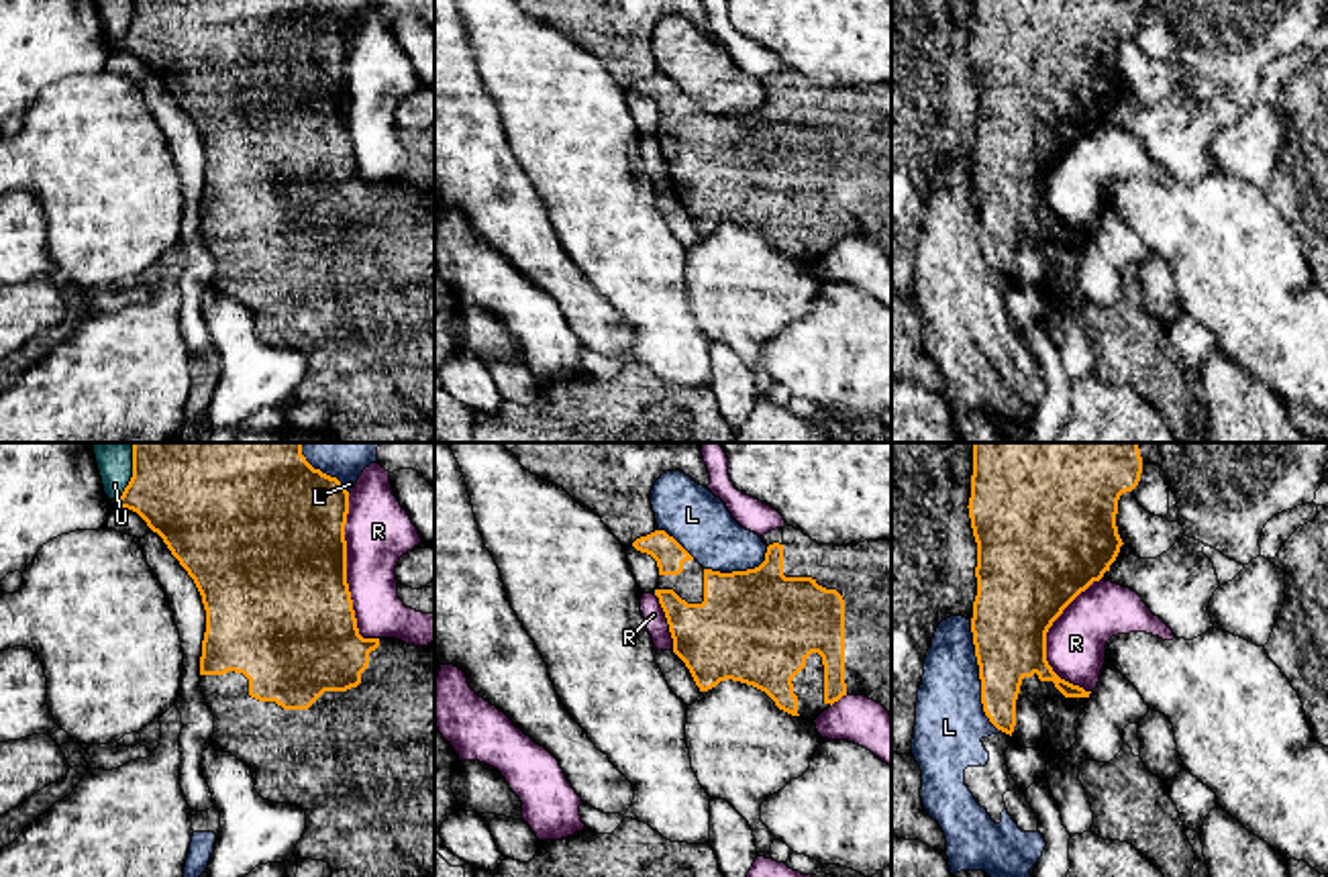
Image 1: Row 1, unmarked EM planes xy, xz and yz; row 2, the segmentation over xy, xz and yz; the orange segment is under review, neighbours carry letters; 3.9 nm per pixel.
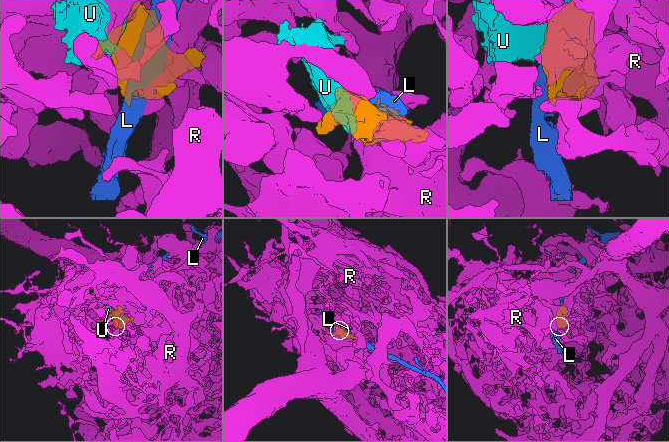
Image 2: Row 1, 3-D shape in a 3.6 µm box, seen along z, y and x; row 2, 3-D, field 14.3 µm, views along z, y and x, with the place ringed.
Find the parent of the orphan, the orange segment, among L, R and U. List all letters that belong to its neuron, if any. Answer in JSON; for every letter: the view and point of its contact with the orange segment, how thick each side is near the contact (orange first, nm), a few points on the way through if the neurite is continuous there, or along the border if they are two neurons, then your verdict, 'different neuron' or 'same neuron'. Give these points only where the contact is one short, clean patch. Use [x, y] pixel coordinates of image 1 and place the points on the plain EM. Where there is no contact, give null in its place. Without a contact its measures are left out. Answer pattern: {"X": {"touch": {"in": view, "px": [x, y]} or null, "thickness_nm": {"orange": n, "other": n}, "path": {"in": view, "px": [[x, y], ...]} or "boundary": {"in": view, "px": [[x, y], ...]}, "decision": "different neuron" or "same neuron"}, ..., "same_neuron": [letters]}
{"L": {"touch": {"in": "yz", "px": [980, 221]}, "thickness_nm": {"orange": 300, "other": 280}, "decision": "different neuron"}, "R": {"touch": {"in": "xy", "px": [345, 117]}, "thickness_nm": {"orange": 500, "other": 260}, "decision": "different neuron"}, "U": {"touch": {"in": "xy", "px": [131, 23]}, "thickness_nm": {"orange": 360, "other": 120}, "decision": "different neuron"}, "same_neuron": []}

